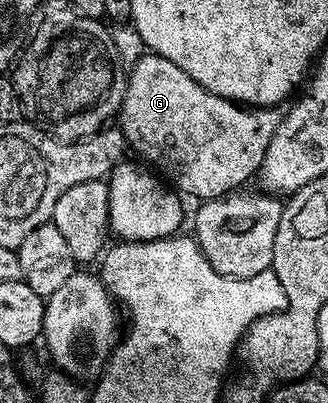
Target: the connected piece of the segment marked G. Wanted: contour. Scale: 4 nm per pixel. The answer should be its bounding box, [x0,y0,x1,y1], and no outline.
[120,52,283,199]

